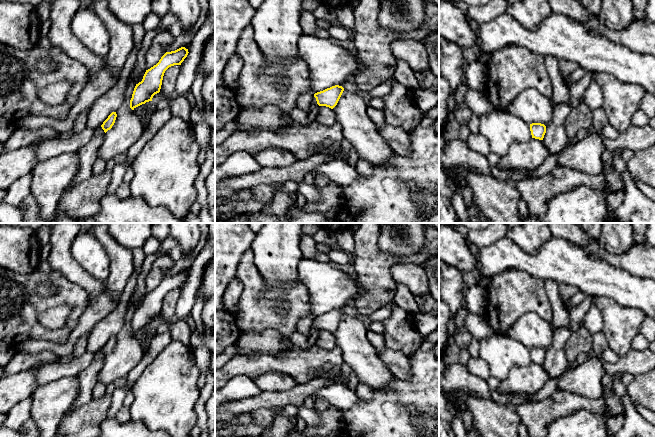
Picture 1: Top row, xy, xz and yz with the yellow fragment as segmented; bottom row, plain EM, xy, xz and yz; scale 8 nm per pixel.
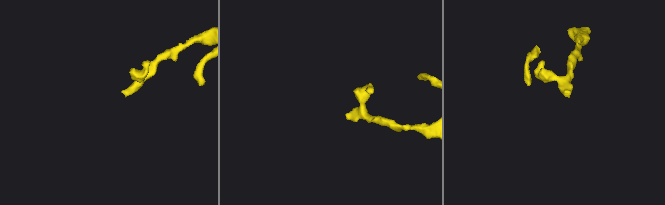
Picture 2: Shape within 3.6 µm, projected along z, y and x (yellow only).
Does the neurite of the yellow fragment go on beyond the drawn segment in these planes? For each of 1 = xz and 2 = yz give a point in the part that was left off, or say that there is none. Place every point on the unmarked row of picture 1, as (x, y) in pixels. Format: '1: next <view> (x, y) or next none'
1: next xz (313, 326)
2: next none

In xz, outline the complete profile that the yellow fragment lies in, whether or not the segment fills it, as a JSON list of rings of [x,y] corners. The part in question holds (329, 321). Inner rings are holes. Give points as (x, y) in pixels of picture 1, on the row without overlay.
[[[335,309],[315,317],[307,336],[309,337],[316,328],[333,333],[337,329],[343,315],[344,312],[342,310]]]

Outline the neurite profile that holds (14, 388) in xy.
[[[40,363],[25,371],[0,378],[0,413],[7,414],[12,407],[32,396],[37,388],[36,371],[46,363]]]

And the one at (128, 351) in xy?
[[[131,301],[127,303],[124,326],[116,335],[114,349],[105,357],[103,366],[97,375],[97,382],[106,386],[114,383],[129,372],[140,362],[144,354],[142,340],[130,332],[130,324],[136,308]]]

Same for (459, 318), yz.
[[[462,307],[458,310],[458,312],[453,316],[456,327],[464,327],[465,326],[465,318],[468,314],[468,310],[465,307]]]

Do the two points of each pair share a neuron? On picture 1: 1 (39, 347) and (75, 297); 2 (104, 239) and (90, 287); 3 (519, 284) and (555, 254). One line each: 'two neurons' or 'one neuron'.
1: two neurons
2: two neurons
3: two neurons

